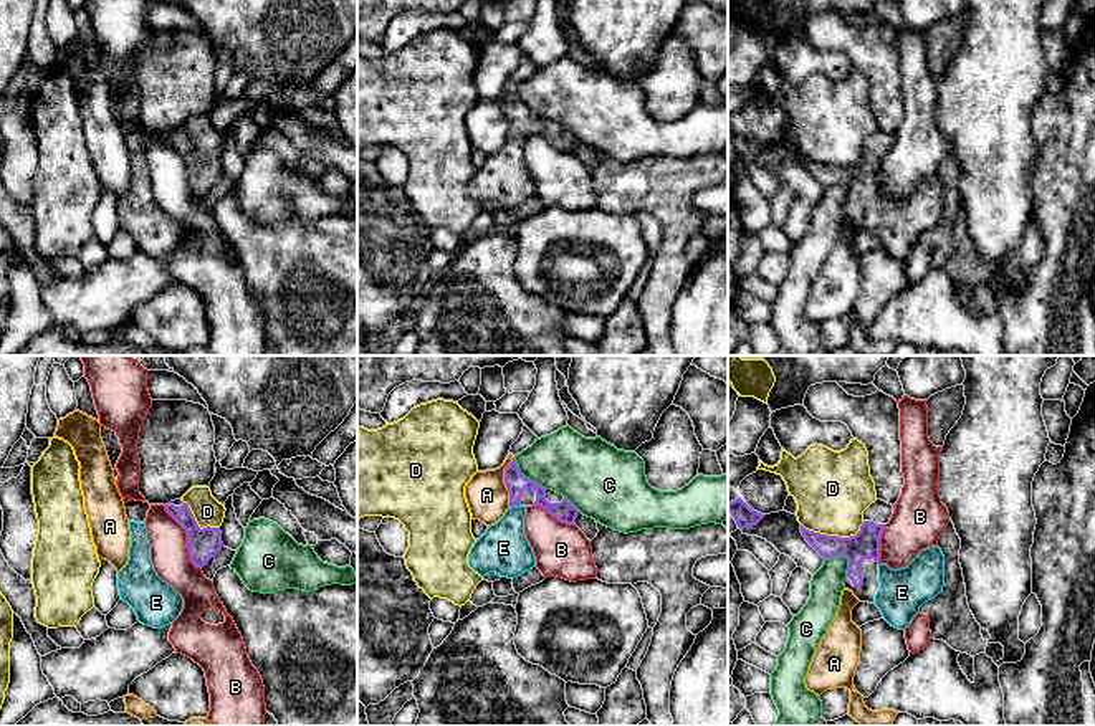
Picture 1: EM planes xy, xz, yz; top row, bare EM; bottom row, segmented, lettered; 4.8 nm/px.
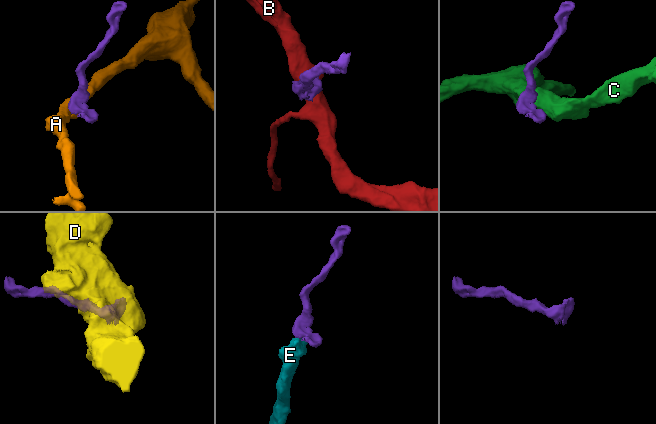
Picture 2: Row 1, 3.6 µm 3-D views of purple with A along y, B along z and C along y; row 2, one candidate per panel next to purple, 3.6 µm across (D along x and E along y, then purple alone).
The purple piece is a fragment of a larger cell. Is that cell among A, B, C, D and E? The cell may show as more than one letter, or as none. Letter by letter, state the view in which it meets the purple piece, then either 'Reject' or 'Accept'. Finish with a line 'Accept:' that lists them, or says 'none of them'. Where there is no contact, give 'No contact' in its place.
A: Touches purple in xz. Reject
B: Touches purple in xy. Reject
C: Touches purple in xz. Reject
D: Touches purple in yz. Reject
E: Touches purple in xz. Accept
Accept: E

